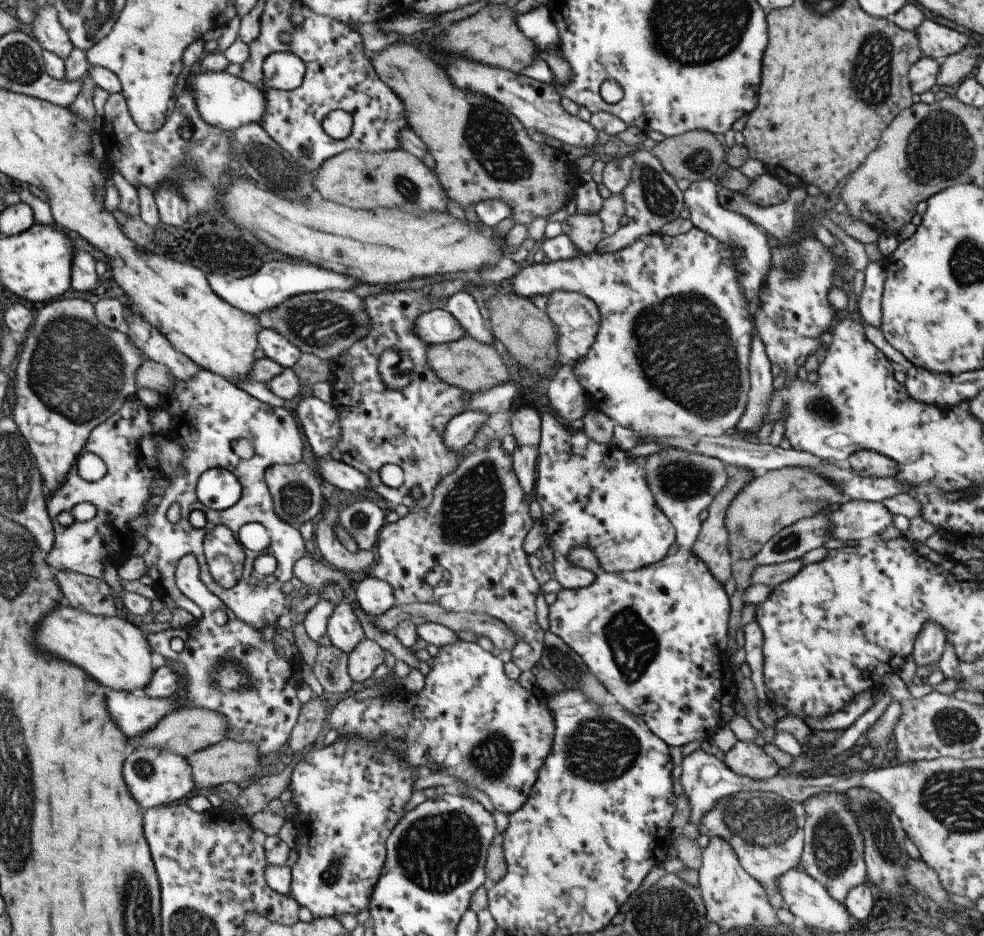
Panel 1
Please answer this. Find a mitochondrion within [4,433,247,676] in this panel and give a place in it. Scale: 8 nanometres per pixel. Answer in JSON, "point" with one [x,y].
{"point":[80,510]}

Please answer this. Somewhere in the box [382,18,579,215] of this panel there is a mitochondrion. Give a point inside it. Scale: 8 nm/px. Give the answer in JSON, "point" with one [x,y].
{"point":[504,159]}

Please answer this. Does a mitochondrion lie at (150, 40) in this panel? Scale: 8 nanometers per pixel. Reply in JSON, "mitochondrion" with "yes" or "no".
{"mitochondrion":"no"}

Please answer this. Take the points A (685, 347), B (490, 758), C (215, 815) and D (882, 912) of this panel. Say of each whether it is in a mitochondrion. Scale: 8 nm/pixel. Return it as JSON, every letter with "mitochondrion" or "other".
{"A":"mitochondrion","B":"mitochondrion","C":"other","D":"other"}

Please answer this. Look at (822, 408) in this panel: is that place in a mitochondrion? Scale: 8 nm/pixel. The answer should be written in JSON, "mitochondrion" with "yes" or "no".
{"mitochondrion":"yes"}

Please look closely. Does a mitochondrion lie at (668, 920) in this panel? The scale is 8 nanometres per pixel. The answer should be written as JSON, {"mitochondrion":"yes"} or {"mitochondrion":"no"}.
{"mitochondrion":"yes"}

